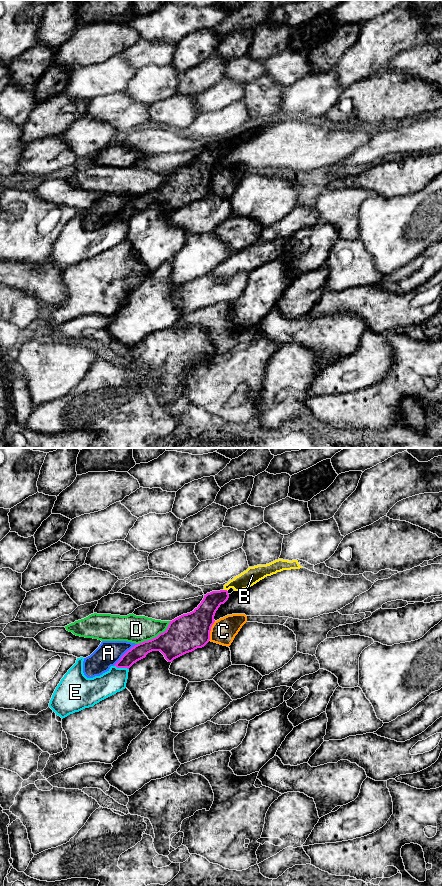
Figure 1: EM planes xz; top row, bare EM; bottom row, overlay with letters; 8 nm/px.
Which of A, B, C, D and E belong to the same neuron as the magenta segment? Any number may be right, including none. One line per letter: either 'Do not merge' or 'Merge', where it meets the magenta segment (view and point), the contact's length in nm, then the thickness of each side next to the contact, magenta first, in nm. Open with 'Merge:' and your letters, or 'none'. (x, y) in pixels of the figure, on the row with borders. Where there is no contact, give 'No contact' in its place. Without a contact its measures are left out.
Merge: B
A: Do not merge. Touches magenta at xz (125, 653). Shared border 260 nm. Thickness 120 nm (magenta) against 200 nm
B: Merge. Touches magenta at xz (225, 590). Shared border 40 nm. Thickness 160 nm (magenta) against 140 nm
C: Do not merge. Touches magenta at xz (210, 630). Shared border 170 nm. Thickness 300 nm (magenta) against 200 nm
D: Do not merge. Touches magenta at xz (155, 637). Shared border 320 nm. Thickness 300 nm (magenta) against 220 nm
E: Do not merge. Touches magenta at xz (121, 667). Shared border 120 nm. Thickness 120 nm (magenta) against 200 nm

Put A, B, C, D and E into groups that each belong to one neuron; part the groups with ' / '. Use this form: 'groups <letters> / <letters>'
groups A / B / C / D / E

